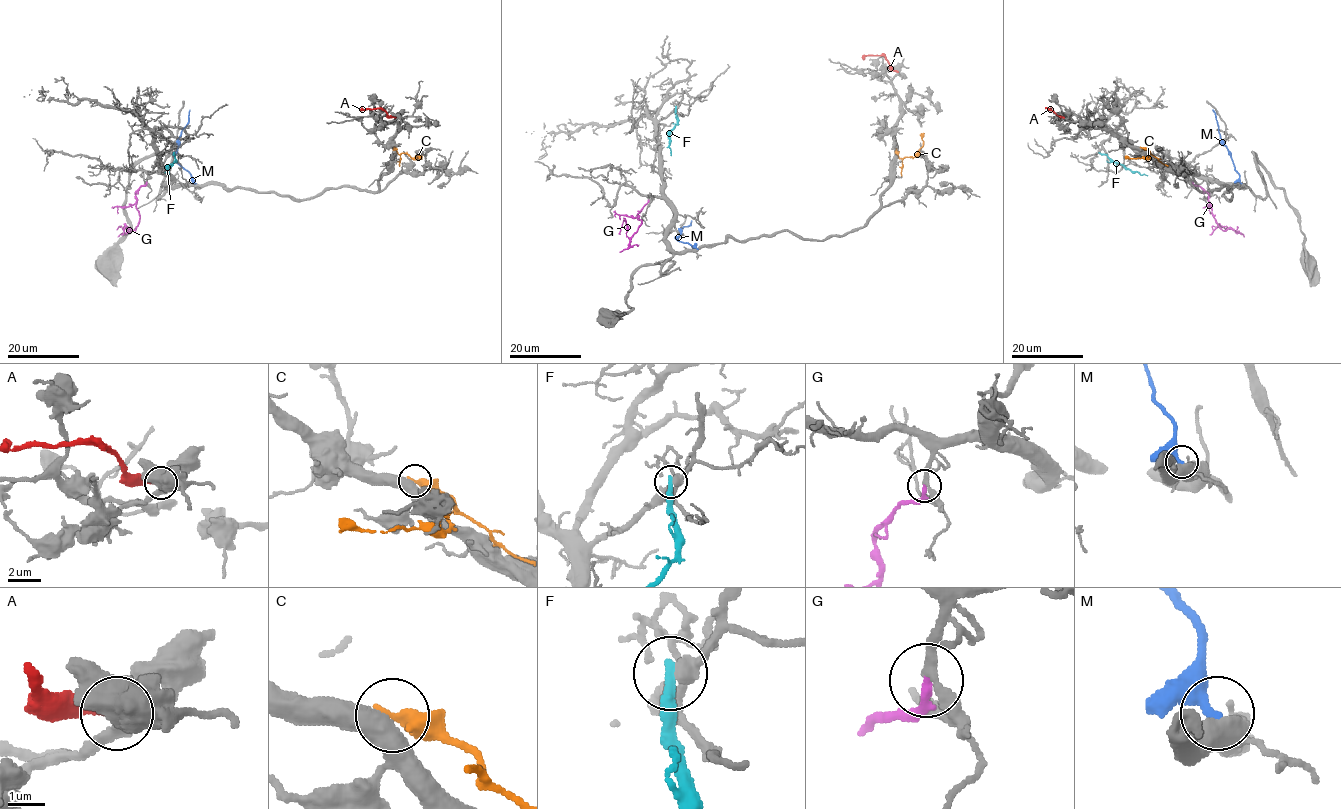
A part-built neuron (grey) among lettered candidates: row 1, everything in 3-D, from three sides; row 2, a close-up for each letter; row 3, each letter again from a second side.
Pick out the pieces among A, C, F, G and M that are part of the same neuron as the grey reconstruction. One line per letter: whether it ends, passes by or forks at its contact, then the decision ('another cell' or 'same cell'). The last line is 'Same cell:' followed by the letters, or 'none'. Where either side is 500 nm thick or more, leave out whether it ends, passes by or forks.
A: another cell
C: another cell
F: it ends | another cell
G: it ends | same cell
M: it ends | another cell
Same cell: G

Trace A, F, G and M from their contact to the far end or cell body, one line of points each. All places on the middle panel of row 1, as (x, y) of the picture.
A: (897, 71), (883, 56), (861, 57)
F: (675, 107), (676, 124), (669, 133), (671, 156)
G: (648, 200), (638, 214), (641, 221), (636, 231), (629, 238), (624, 220), (620, 234)
M: (698, 249), (676, 239), (680, 230), (691, 224), (691, 220)

